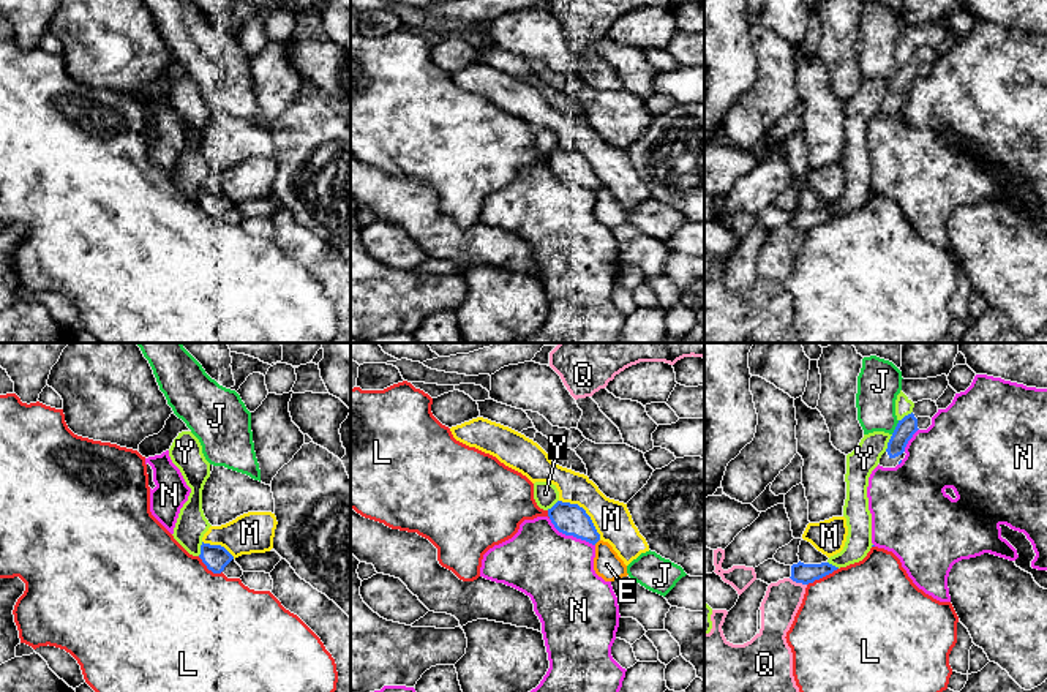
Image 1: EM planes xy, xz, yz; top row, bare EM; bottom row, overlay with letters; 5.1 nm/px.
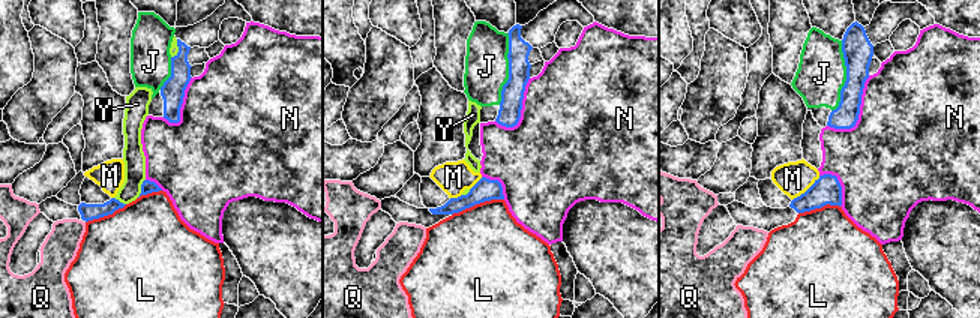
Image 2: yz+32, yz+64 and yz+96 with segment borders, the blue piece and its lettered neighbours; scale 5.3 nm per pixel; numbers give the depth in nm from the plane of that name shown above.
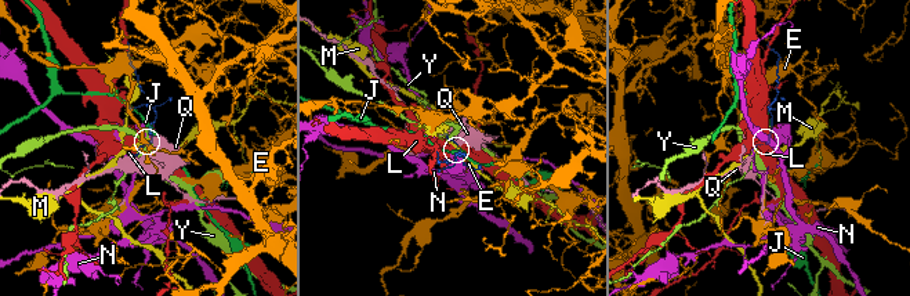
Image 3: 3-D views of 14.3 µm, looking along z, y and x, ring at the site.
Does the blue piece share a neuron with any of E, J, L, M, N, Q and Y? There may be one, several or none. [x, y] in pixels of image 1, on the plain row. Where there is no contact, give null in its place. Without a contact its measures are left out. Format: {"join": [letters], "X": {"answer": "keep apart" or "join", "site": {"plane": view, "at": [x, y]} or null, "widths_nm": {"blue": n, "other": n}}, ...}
{"join": ["Y"], "E": {"answer": "keep apart", "site": {"plane": "xz", "at": [596, 188]}, "widths_nm": {"blue": 160, "other": 140}}, "J": {"answer": "keep apart", "site": {"plane": "yz", "at": [896, 73]}, "widths_nm": {"blue": 100, "other": 220}}, "L": {"answer": "keep apart", "site": {"plane": "yz", "at": [821, 223]}, "widths_nm": {"blue": 100, "other": 500}}, "M": {"answer": "keep apart", "site": {"plane": "xz", "at": [585, 158]}, "widths_nm": {"blue": 160, "other": 190}}, "N": {"answer": "keep apart", "site": {"plane": "xz", "at": [570, 180]}, "widths_nm": {"blue": 160, "other": 380}}, "Q": {"answer": "keep apart", "site": {"plane": "yz", "at": [798, 228]}, "widths_nm": {"blue": 100, "other": 190}}, "Y": {"answer": "join", "site": {"plane": "yz", "at": [888, 89]}, "widths_nm": {"blue": 100, "other": 150}}}

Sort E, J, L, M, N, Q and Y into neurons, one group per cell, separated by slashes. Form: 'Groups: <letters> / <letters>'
Groups: E / J / L / M / N / Q / Y

